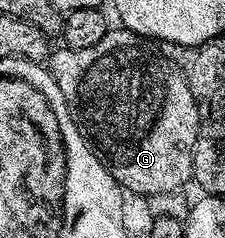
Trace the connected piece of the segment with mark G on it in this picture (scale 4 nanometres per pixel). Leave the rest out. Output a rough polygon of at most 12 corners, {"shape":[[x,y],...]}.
{"shape":[[152,41],[47,59],[122,191],[192,179],[201,110]]}

